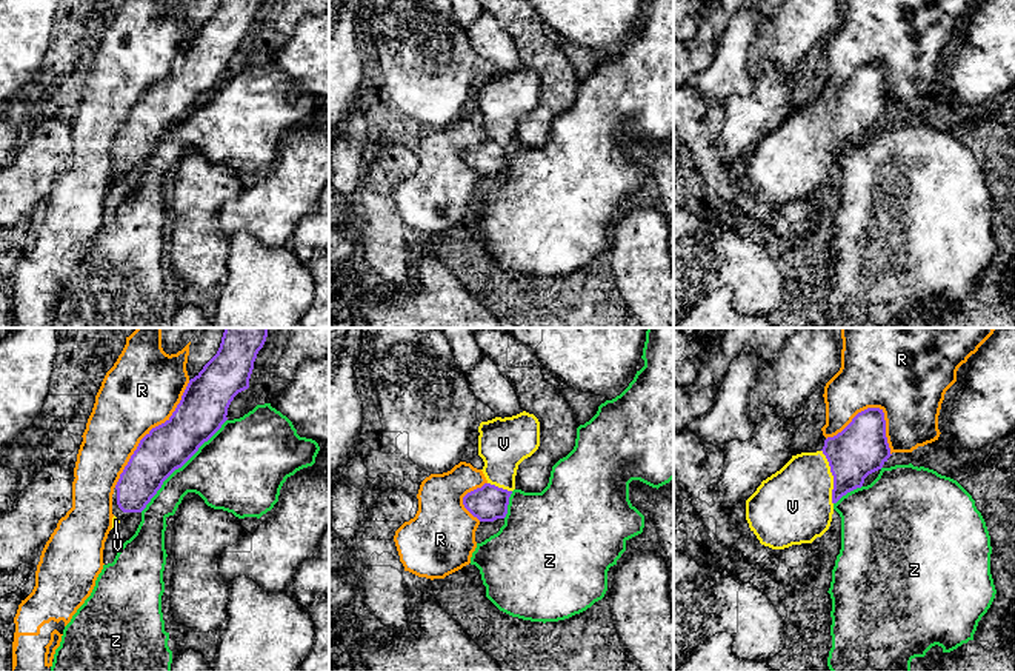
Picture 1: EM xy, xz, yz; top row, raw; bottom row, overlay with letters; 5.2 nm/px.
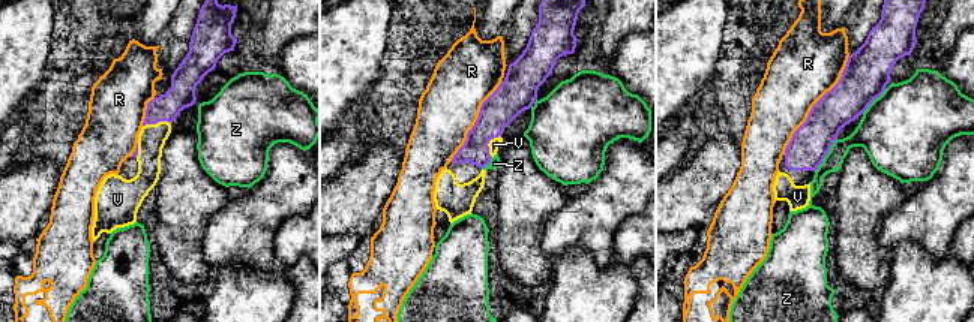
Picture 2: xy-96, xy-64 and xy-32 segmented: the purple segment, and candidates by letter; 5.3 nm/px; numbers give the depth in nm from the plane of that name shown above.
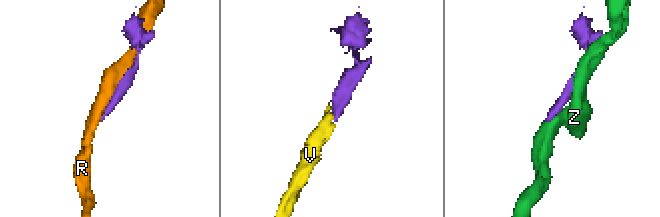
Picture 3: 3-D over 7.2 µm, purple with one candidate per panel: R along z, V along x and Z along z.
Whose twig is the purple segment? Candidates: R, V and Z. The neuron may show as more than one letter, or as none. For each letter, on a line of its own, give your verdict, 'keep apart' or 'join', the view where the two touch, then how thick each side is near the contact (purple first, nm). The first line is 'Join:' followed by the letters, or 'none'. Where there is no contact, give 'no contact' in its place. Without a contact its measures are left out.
Join: V
R: keep apart; meets purple in xy; 240 nm thick on the purple side, 400 nm on the other
V: join; meets purple in yz; 280 nm thick on the purple side, 380 nm on the other
Z: keep apart; meets purple in xy; 240 nm thick on the purple side, 400 nm on the other

